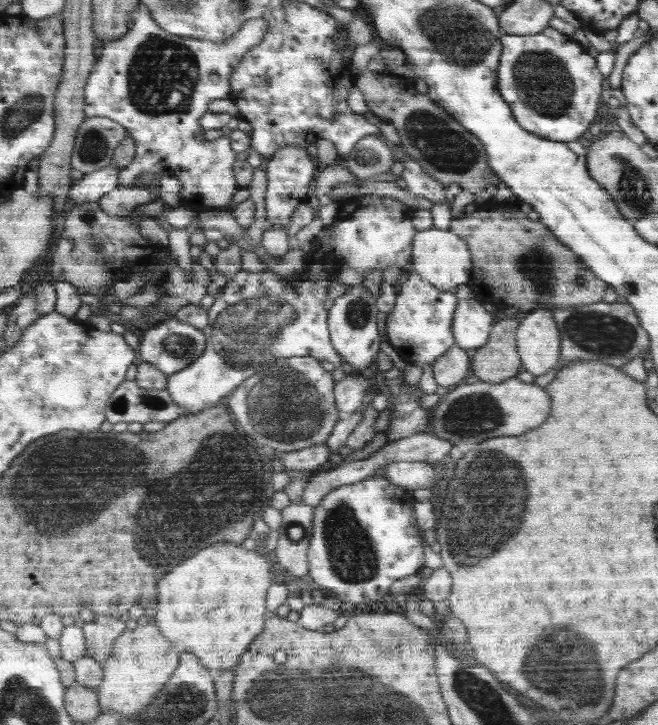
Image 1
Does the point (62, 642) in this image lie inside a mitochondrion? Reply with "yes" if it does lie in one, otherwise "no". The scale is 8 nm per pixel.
no

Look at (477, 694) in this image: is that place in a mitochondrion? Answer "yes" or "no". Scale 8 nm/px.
yes

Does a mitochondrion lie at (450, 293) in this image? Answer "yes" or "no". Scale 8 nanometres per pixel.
no

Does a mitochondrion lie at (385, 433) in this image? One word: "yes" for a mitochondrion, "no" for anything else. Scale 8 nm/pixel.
no

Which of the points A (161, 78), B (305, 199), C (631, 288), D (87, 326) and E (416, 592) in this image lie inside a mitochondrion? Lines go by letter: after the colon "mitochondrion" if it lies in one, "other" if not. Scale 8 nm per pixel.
A: mitochondrion
B: other
C: other
D: other
E: other

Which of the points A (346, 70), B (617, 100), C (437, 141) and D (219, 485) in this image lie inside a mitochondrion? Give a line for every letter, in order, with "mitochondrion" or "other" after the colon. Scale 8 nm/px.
A: other
B: other
C: mitochondrion
D: mitochondrion

